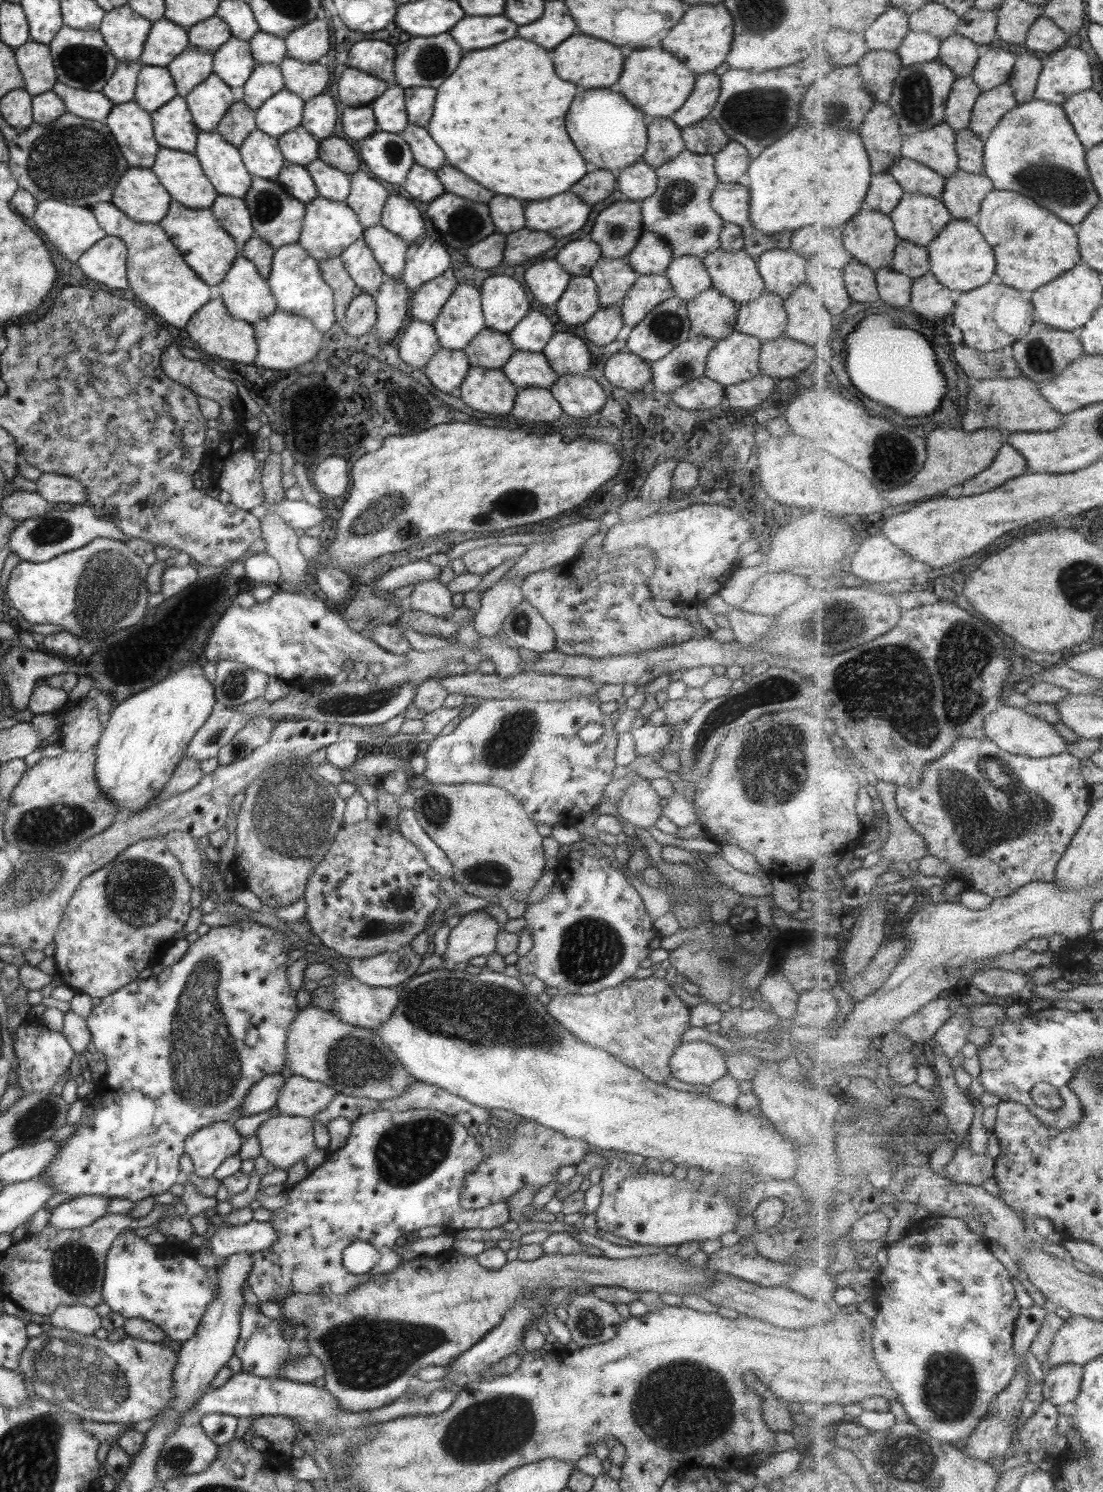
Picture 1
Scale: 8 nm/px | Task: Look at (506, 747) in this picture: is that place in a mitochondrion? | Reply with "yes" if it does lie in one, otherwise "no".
yes

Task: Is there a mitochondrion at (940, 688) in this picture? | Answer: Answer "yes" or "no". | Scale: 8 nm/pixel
yes

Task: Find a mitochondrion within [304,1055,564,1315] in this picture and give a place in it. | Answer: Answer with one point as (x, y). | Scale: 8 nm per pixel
(407, 1152)

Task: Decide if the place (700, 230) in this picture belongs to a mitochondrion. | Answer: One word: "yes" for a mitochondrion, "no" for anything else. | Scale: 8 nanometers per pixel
yes

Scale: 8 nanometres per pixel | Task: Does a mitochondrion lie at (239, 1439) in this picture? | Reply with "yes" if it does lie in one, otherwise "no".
no

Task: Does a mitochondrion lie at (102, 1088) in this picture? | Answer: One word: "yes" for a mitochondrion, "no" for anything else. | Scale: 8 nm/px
no

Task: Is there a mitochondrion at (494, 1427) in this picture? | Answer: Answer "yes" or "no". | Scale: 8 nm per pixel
yes

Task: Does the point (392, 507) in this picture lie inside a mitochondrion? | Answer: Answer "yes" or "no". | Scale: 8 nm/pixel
yes

